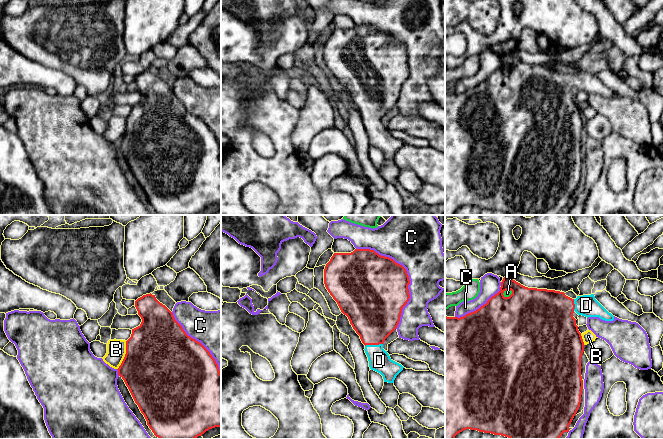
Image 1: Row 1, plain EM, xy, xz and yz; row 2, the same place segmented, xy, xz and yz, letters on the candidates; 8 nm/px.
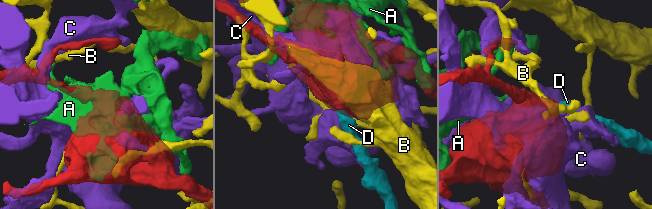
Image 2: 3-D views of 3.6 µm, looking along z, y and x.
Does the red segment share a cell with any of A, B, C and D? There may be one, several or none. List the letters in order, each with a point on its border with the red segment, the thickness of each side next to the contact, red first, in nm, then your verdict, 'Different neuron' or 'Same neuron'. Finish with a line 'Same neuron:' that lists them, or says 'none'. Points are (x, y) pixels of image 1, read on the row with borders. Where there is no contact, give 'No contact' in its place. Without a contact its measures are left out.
A: Touches red at yz (507, 289). Thickness 400 nm (red) against 60 nm. Different neuron
B: Touches red at xy (125, 355). Thickness 500 nm (red) against 160 nm. Different neuron
C: Touches red at xz (407, 274). Thickness 460 nm (red) against 400 nm. Different neuron
D: Touches red at xz (373, 344). Thickness 420 nm (red) against 180 nm. Same neuron
Same neuron: D

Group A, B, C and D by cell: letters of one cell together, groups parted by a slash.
A / B / C / D

